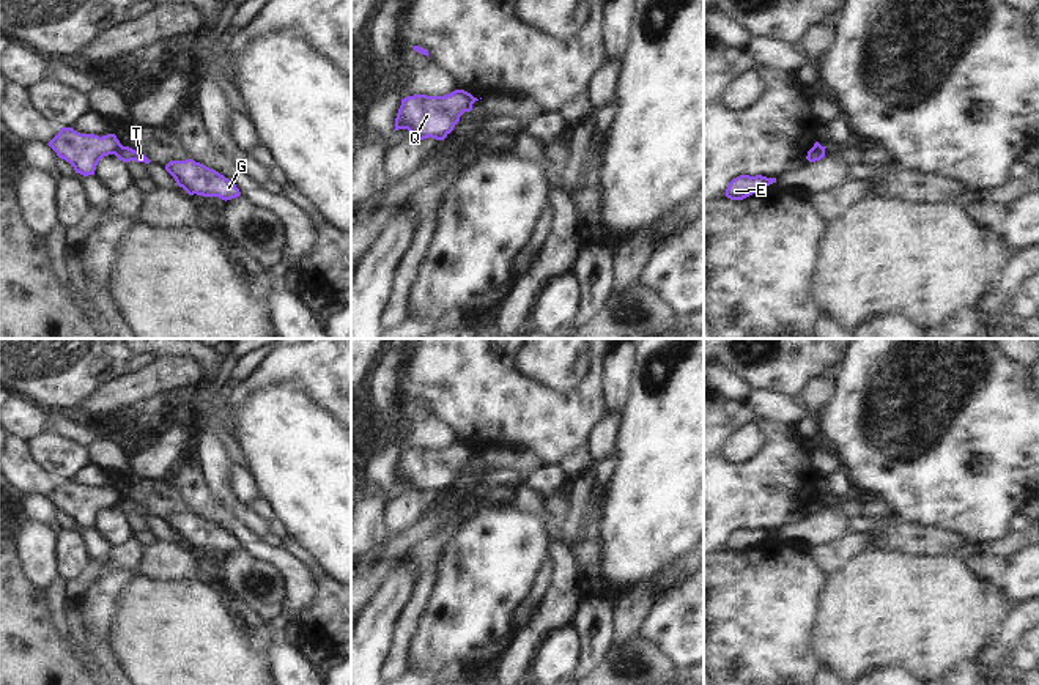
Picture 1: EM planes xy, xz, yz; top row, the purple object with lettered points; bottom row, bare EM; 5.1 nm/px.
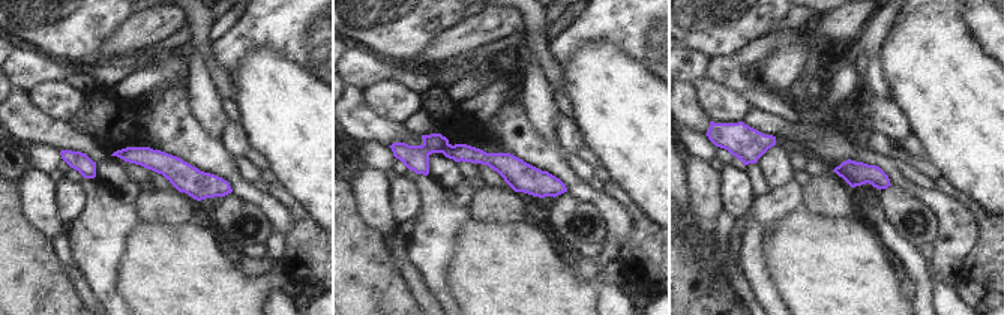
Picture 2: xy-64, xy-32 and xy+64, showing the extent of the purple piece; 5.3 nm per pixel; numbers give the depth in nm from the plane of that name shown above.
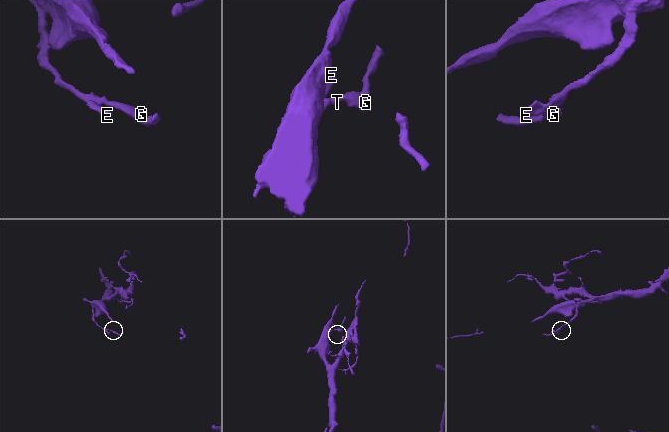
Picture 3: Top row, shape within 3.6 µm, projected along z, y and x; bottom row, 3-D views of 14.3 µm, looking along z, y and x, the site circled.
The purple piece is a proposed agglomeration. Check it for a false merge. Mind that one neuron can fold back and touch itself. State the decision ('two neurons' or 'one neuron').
two neurons

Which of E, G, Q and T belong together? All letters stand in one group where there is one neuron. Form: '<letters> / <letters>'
E Q / G T

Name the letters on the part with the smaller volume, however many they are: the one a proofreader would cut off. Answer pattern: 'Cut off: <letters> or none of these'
Cut off: G, T

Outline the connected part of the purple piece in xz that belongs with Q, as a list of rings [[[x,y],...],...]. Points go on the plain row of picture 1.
[[[455,442],[446,449],[414,447],[401,452],[395,471],[395,483],[408,482],[412,491],[444,493],[464,465],[472,463],[474,449]]]

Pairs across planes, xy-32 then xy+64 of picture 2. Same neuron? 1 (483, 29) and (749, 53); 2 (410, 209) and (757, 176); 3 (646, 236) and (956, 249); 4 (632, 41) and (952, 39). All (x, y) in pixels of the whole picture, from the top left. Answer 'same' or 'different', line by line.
1: same
2: different
3: different
4: different

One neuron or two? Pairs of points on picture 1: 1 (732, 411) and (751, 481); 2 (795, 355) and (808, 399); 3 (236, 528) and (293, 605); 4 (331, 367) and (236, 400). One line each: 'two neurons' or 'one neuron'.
1: one neuron
2: two neurons
3: one neuron
4: one neuron

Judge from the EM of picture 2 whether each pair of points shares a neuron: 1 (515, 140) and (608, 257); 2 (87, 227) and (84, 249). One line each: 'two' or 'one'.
1: two
2: one

